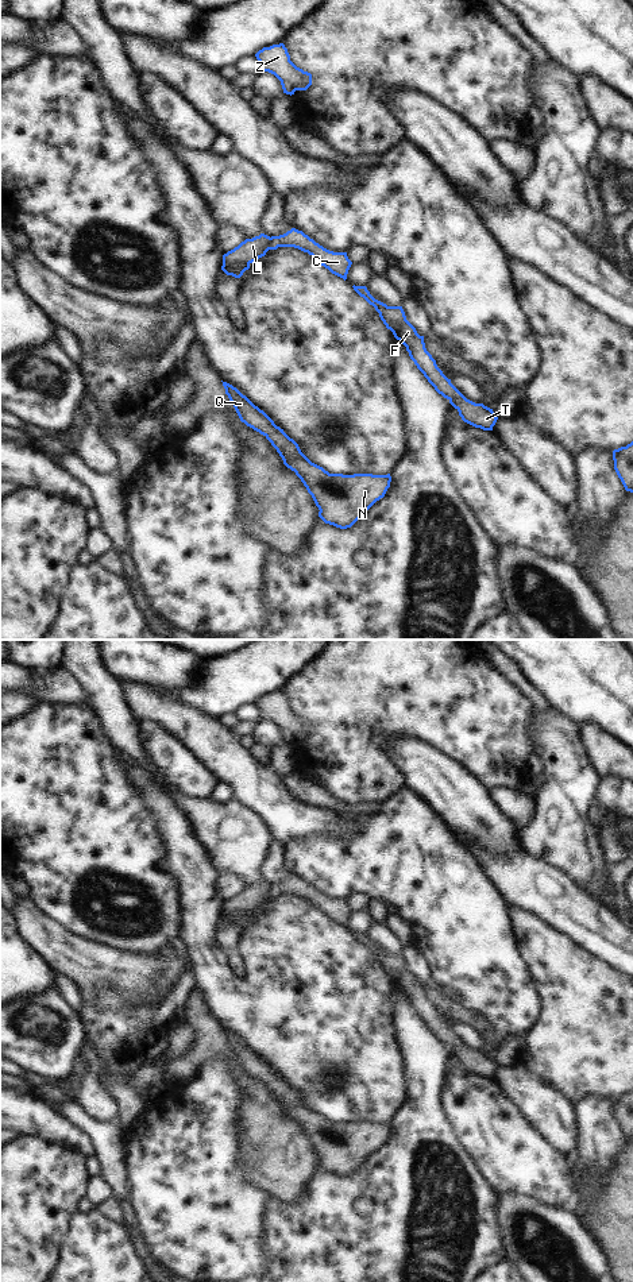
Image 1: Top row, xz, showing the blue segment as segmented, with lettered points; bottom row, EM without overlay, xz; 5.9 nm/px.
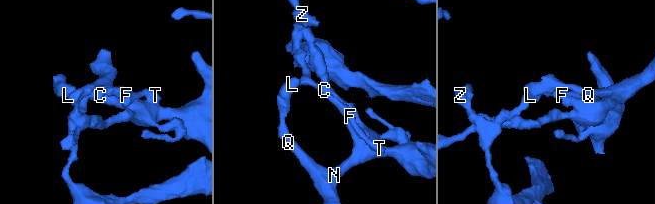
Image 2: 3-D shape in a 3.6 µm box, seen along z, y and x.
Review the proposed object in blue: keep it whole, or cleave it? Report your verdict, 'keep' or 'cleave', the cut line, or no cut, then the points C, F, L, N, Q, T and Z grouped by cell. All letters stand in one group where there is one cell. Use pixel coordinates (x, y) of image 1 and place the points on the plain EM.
cleave; cut in xz along (269, 885), (270, 896); C F T Z / L N Q

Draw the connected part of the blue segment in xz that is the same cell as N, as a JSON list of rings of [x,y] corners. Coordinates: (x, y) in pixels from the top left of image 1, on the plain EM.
[[[223,1030],[225,1042],[247,1074],[263,1082],[283,1112],[296,1120],[319,1155],[319,1165],[340,1177],[351,1175],[390,1135],[391,1124],[373,1121],[329,1121],[312,1111],[283,1077],[232,1032]]]

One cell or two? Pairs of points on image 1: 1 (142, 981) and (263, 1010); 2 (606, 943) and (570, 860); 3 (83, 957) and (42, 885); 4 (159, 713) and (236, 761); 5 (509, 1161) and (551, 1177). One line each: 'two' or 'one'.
1: two
2: two
3: two
4: one
5: one

